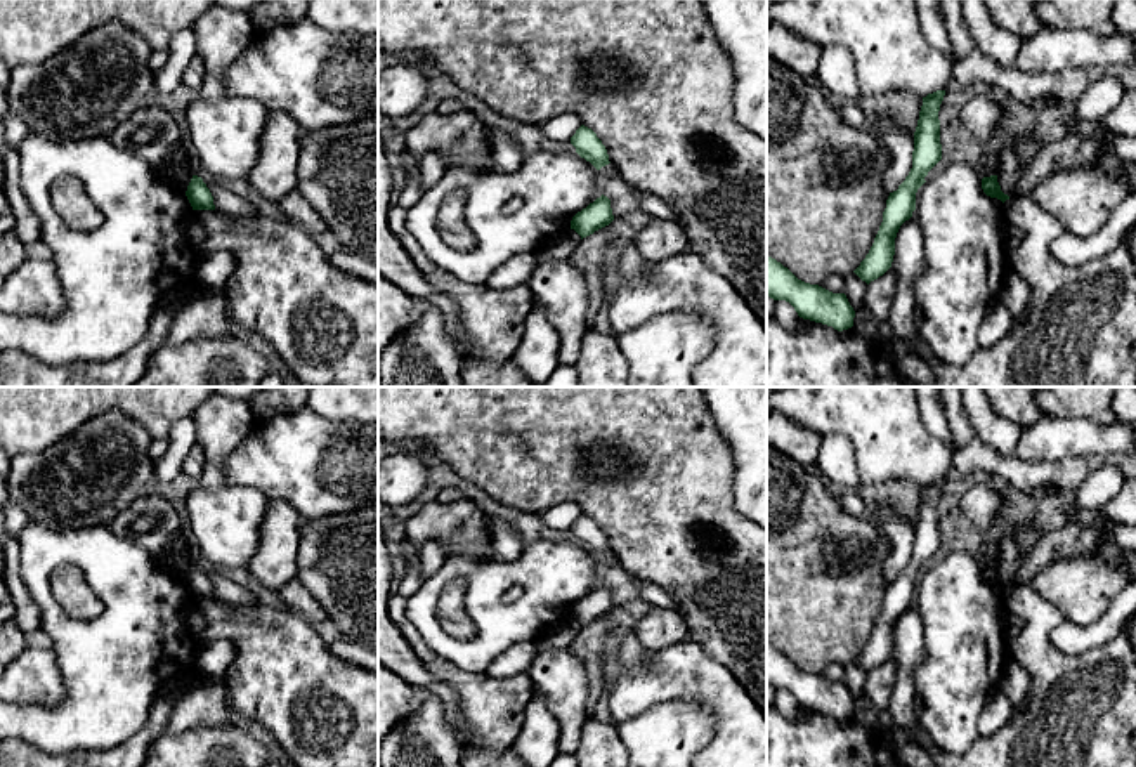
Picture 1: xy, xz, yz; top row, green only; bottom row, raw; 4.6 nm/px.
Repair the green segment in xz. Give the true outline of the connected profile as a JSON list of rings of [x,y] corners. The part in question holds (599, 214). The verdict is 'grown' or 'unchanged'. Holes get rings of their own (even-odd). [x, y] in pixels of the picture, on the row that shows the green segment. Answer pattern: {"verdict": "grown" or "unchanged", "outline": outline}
{"verdict": "unchanged", "outline": [[[602,194],[572,217],[571,229],[574,229],[583,239],[593,234],[595,231],[609,226],[612,220],[614,215],[610,208],[610,200]]]}

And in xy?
{"verdict": "unchanged", "outline": [[[193,175],[186,196],[193,210],[215,210],[213,196],[201,177]]]}

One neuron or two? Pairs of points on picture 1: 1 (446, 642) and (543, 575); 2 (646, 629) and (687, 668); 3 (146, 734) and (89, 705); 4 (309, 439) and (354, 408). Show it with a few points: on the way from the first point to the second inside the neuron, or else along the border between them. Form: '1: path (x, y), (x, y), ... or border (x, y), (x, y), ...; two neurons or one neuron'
1: path (474, 648), (483, 648), (529, 603); one neuron
2: border (635, 629), (649, 649), (661, 649), (689, 635); two neurons
3: border (158, 694), (148, 721), (127, 740), (110, 748); two neurons
4: border (304, 406), (328, 419), (359, 424); two neurons

